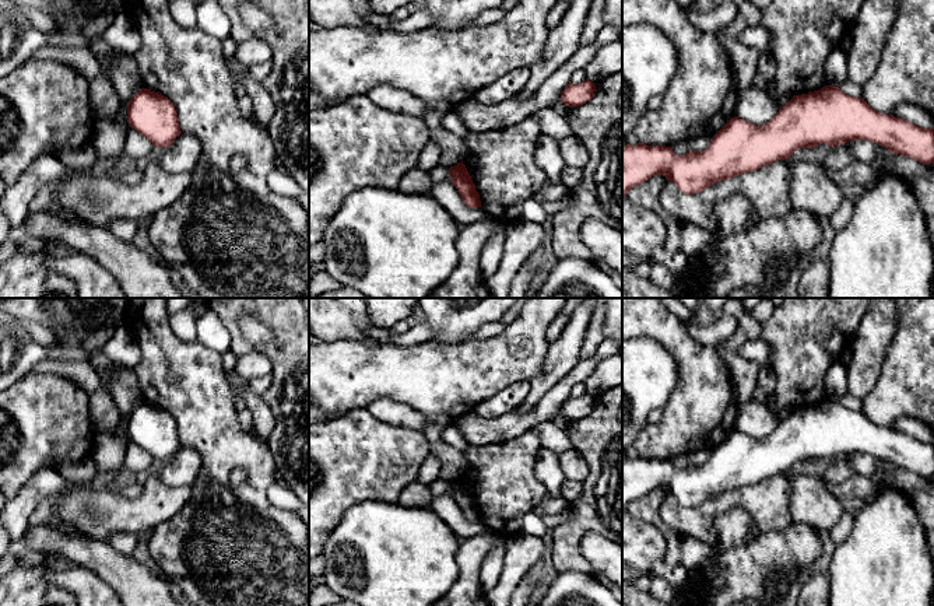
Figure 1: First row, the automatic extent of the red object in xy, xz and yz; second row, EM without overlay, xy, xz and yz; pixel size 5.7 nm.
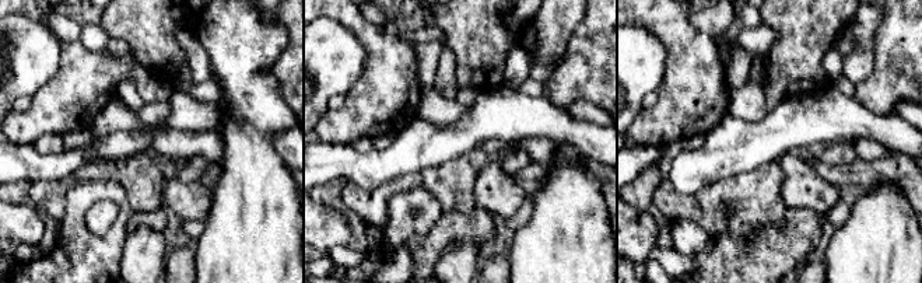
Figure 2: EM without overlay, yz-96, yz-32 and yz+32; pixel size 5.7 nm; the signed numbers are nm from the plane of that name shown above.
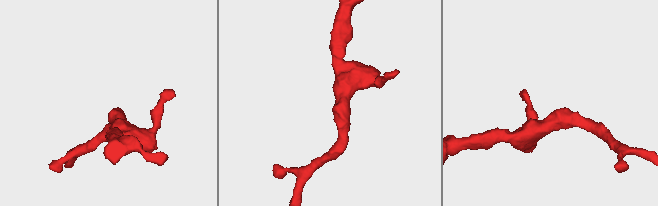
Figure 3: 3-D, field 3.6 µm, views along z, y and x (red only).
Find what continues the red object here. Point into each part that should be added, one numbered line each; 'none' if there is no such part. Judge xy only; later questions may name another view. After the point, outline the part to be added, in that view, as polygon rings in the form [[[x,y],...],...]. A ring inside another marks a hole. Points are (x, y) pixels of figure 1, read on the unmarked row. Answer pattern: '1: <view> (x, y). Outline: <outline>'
none

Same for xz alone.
none

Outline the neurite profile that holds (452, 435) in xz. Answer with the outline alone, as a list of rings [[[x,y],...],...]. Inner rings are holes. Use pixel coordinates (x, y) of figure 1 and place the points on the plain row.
[[[453,424],[443,430],[442,441],[461,452],[470,446],[463,434]]]

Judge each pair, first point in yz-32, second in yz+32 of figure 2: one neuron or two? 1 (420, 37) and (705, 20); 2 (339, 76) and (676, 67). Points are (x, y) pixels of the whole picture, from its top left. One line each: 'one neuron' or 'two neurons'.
1: two neurons
2: two neurons

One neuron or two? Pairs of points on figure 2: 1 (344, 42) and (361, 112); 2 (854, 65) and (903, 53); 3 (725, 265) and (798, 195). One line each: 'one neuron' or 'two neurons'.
1: two neurons
2: two neurons
3: two neurons

